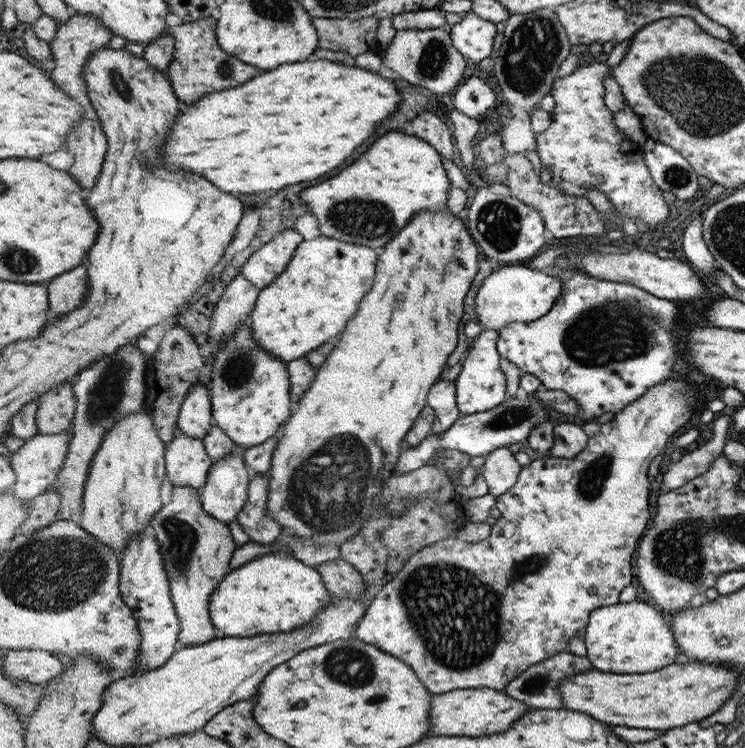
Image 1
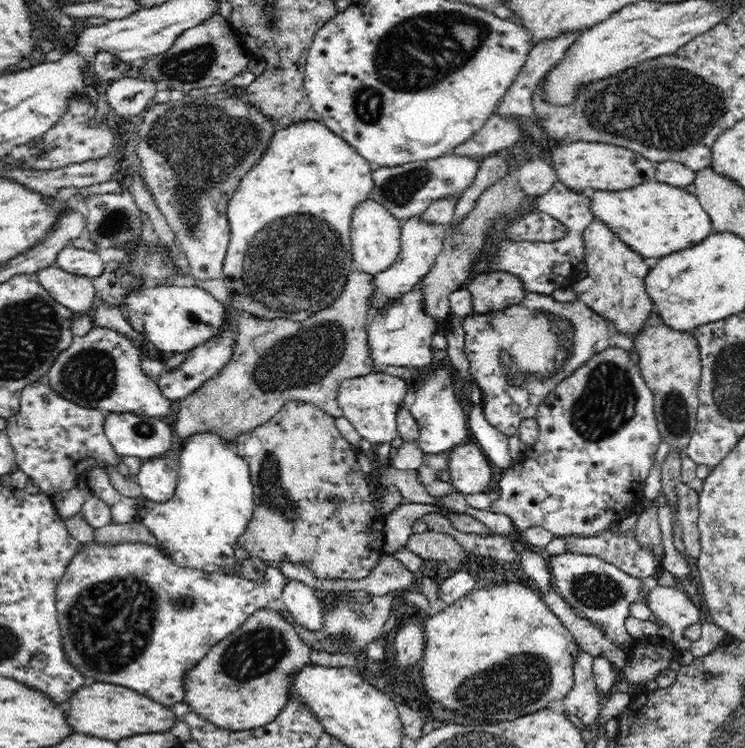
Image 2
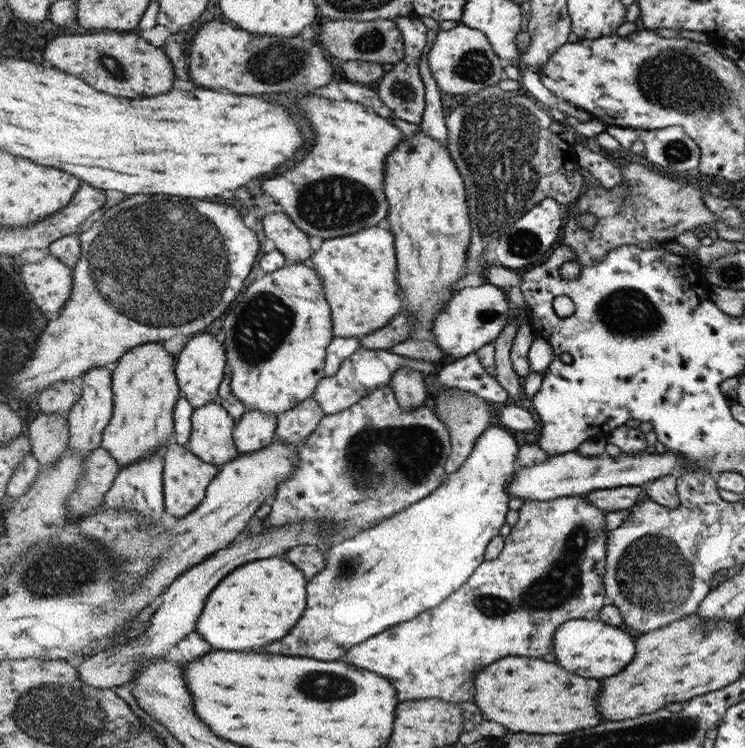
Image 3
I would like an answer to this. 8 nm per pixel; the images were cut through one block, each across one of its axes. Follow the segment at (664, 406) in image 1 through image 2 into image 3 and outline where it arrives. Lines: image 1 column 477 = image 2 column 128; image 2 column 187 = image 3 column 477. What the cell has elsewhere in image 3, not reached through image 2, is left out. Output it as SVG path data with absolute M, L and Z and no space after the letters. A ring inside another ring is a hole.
M586 495L580 496L563 496L550 501L525 500L524 505L518 509L518 522L511 528L510 534L504 539L504 548L495 560L485 560L475 570L475 574L464 583L457 591L454 591L448 598L440 603L438 607L428 609L420 613L416 618L404 621L394 627L388 627L388 630L373 636L356 647L348 648L347 654L342 658L344 661L356 667L370 669L372 672L380 672L382 676L388 676L392 684L400 690L400 702L404 700L422 700L440 698L445 701L452 700L452 703L470 702L475 698L476 688L474 688L474 676L476 672L481 672L483 667L490 666L497 660L506 656L523 656L532 659L540 659L545 654L553 652L552 644L554 643L555 633L564 623L576 619L598 619L600 612L606 606L607 591L604 588L604 564L607 564L607 539L606 532L606 511L600 507L588 503Z

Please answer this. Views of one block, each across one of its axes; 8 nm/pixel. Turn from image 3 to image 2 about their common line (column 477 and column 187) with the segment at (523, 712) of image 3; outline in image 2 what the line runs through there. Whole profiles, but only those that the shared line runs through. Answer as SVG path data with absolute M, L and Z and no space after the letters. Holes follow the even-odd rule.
M262 607L256 609L256 612L253 612L245 621L243 625L240 625L240 628L237 628L232 634L229 634L220 640L218 644L215 644L210 651L207 652L207 655L204 656L202 660L190 672L187 672L186 686L188 686L186 702L182 700L182 703L186 703L190 707L192 712L200 712L200 716L208 716L208 720L212 720L212 724L219 725L220 728L235 729L236 731L246 731L252 728L258 728L265 726L266 724L272 723L272 720L276 720L276 717L283 711L283 708L286 706L288 698L288 692L291 691L291 688L294 686L294 676L304 669L309 662L310 649L302 639L300 635L296 632L296 625L292 624L287 617L284 617L280 612L270 609L268 607Z

